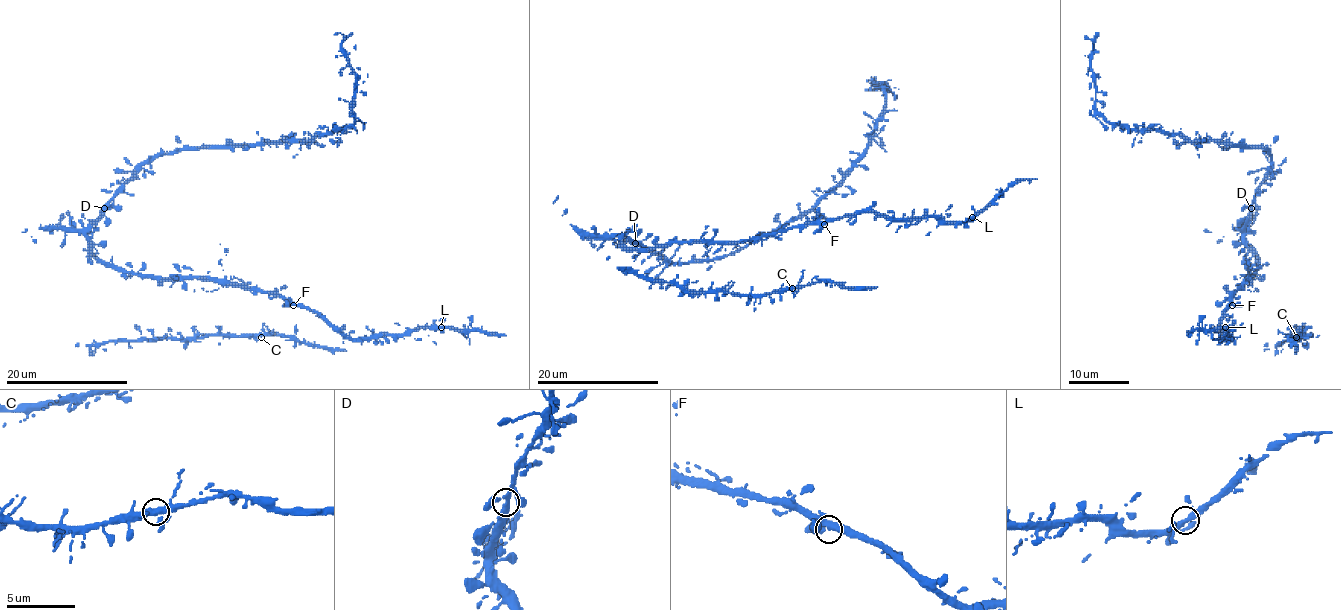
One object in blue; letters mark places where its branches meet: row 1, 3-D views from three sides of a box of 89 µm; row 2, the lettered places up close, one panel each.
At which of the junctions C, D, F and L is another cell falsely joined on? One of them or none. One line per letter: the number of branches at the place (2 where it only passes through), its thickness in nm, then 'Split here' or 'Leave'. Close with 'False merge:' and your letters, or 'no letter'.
C: Branches: 3. Thickness 360 nm. Leave
D: Branches: 3. Thickness 320 nm. Leave
F: Branches: 3. Thickness 360 nm. Leave
L: Branches: 3. Thickness 320 nm. Leave
False merge: no letter

